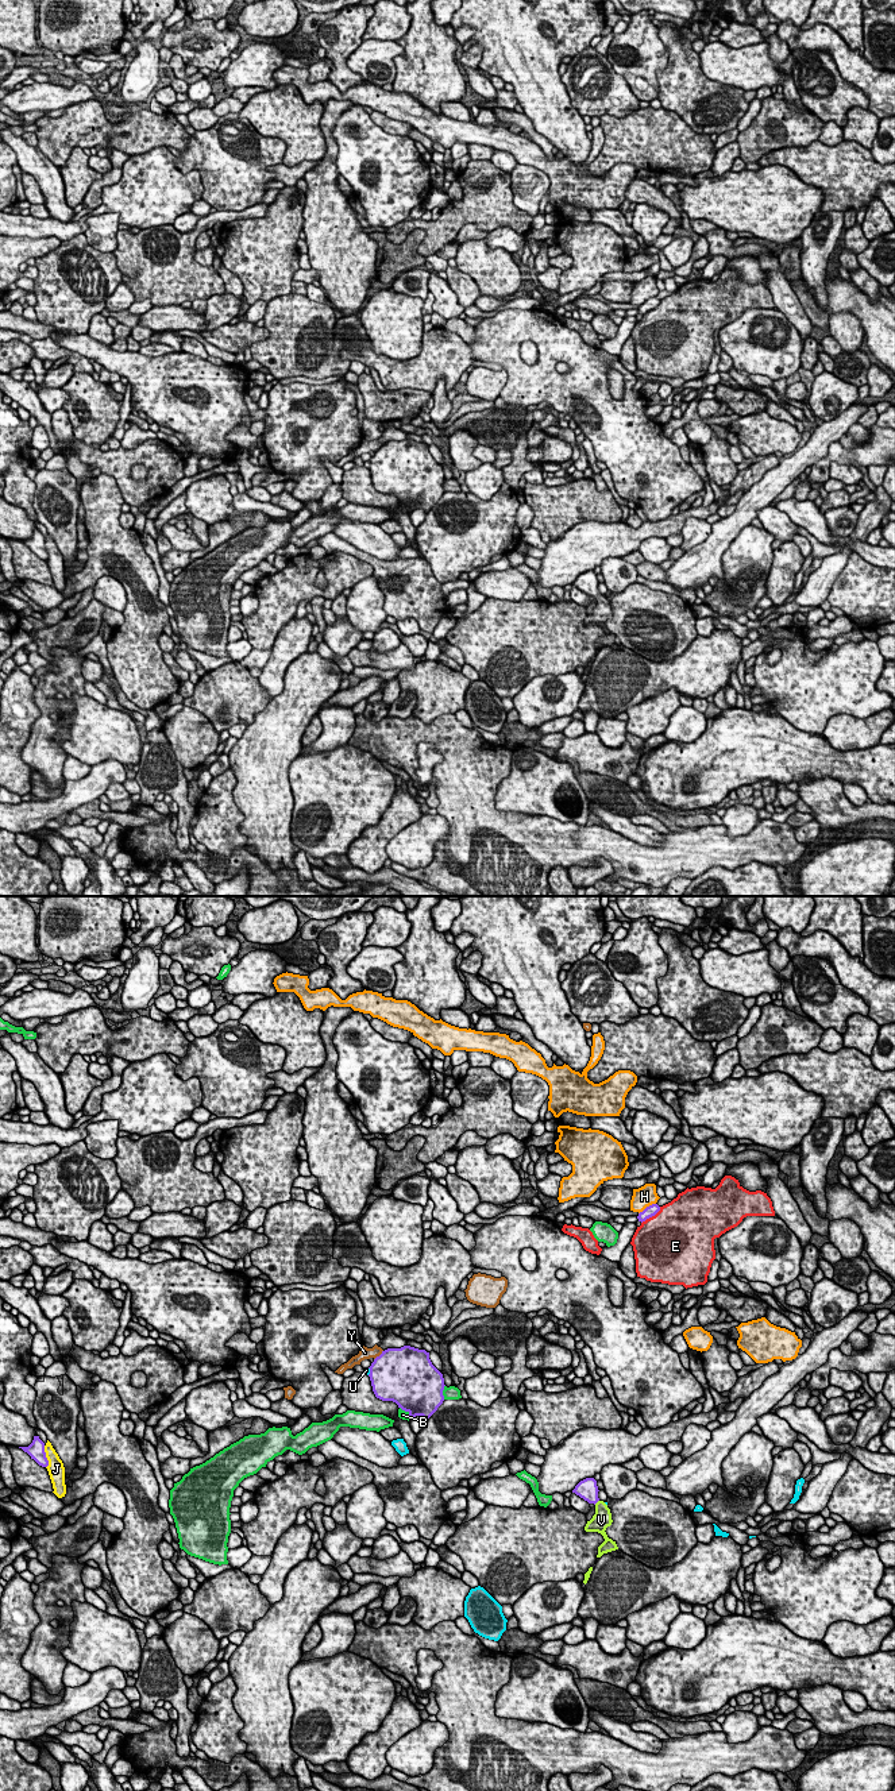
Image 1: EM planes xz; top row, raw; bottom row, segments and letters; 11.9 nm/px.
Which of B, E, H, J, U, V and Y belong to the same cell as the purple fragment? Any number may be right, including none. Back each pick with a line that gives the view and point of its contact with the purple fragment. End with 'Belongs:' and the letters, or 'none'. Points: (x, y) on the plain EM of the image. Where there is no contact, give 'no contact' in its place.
V: meets purple in xz at (595, 595)
Belongs: V

